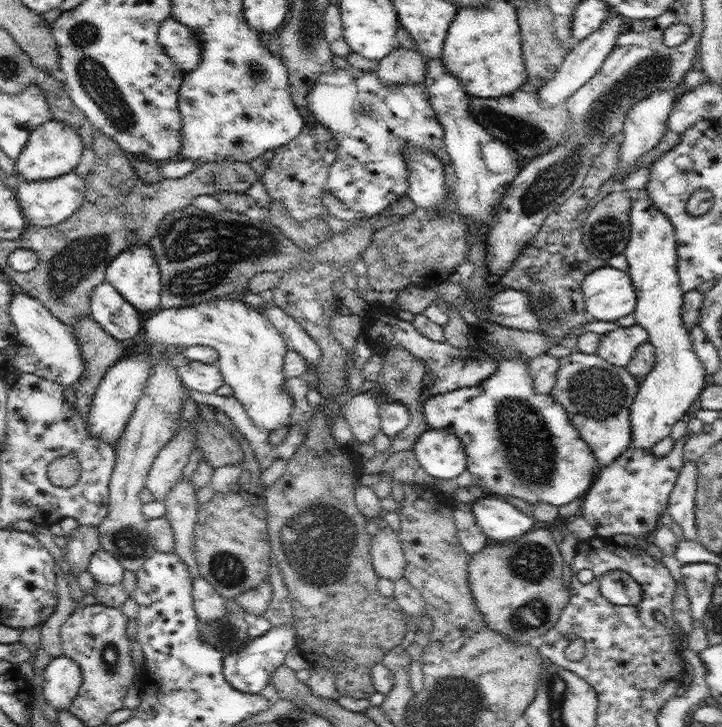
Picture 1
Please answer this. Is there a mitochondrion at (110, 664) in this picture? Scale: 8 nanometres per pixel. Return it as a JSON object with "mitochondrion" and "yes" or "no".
{"mitochondrion":"yes"}

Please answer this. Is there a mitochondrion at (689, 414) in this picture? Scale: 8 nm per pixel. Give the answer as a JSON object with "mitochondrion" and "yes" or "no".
{"mitochondrion":"no"}

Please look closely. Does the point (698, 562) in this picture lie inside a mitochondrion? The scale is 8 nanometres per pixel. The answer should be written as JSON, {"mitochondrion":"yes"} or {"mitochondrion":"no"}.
{"mitochondrion":"no"}

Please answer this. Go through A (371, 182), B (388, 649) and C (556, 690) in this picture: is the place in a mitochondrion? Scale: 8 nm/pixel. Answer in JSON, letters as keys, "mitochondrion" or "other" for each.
{"A":"other","B":"other","C":"mitochondrion"}

